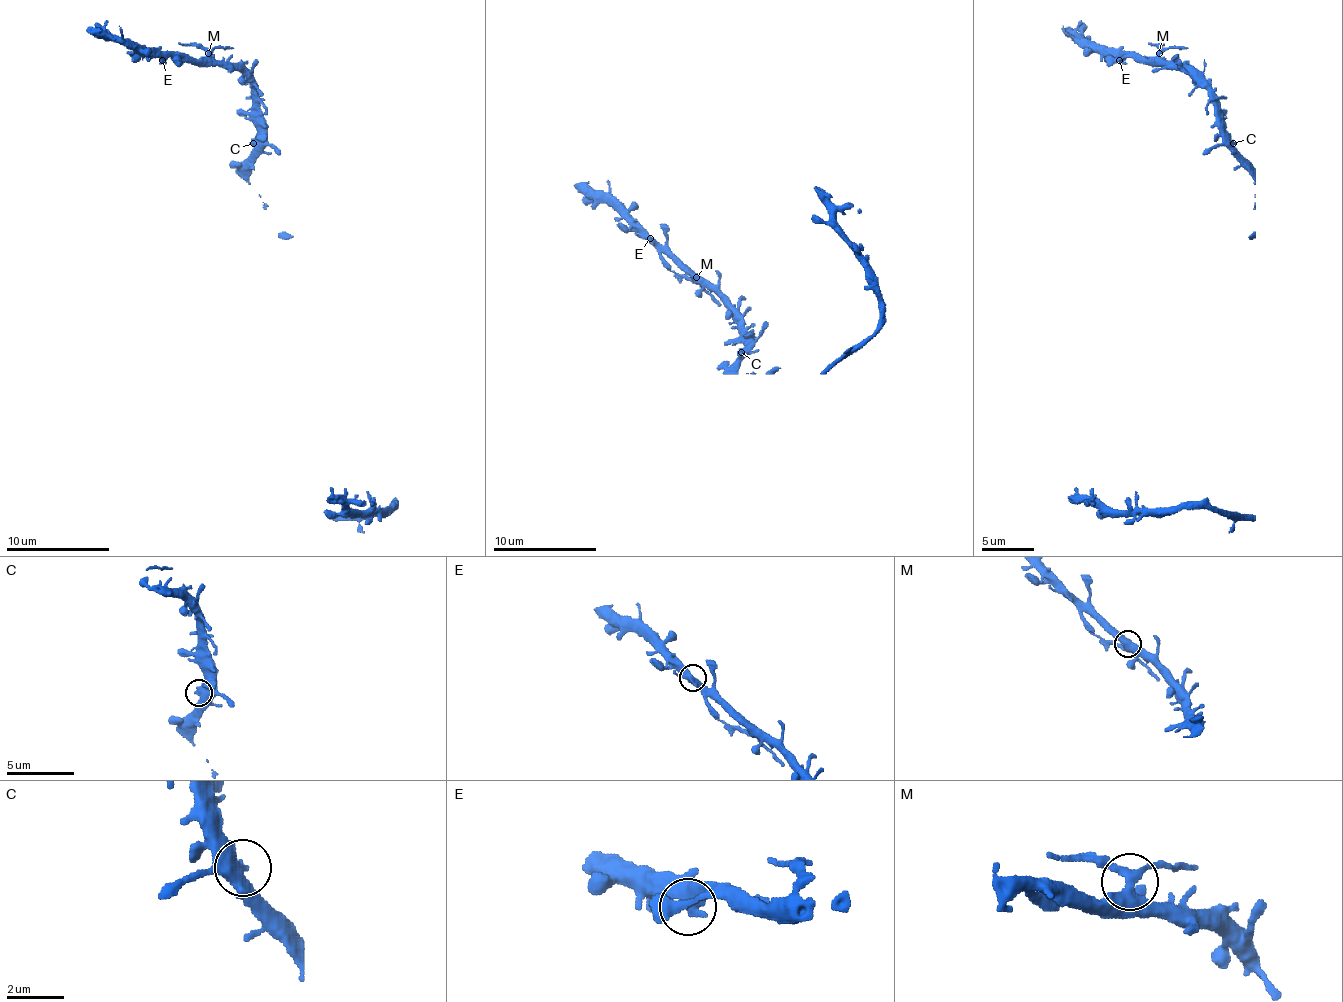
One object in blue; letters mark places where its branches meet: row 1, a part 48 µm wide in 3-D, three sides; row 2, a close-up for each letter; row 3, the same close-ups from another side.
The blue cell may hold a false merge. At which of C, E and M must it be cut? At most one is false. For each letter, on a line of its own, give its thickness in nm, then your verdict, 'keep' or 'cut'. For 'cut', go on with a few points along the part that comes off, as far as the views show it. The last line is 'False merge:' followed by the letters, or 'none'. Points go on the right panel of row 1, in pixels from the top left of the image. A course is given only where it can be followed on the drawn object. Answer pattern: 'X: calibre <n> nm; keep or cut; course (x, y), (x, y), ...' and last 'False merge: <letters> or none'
C: calibre 420 nm; keep
E: calibre 420 nm; keep
M: calibre 400 nm; cut; course (1158, 52), (1187, 47)
False merge: M

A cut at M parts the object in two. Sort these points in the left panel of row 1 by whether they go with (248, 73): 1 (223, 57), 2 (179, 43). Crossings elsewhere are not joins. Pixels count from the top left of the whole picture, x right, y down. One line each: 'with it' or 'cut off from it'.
1: with it
2: cut off from it

